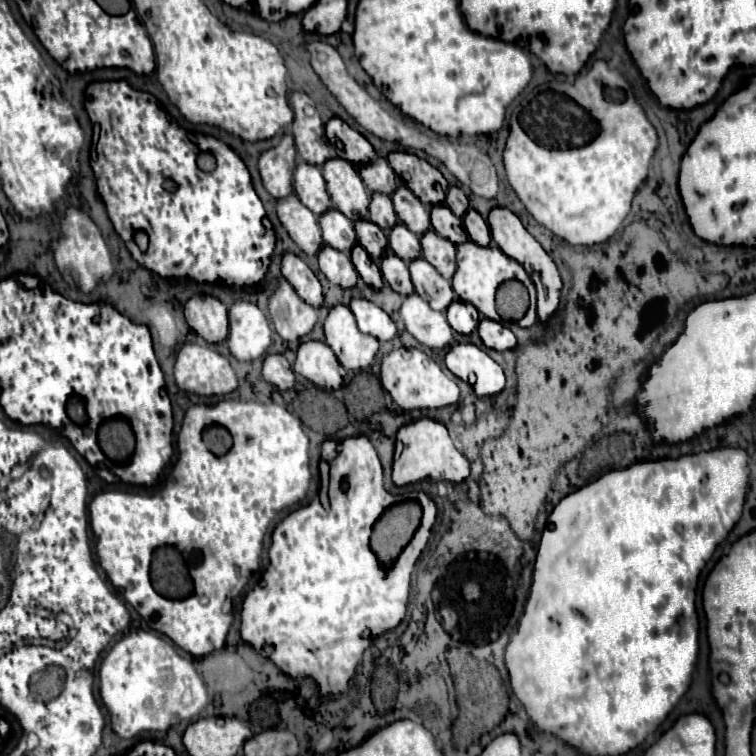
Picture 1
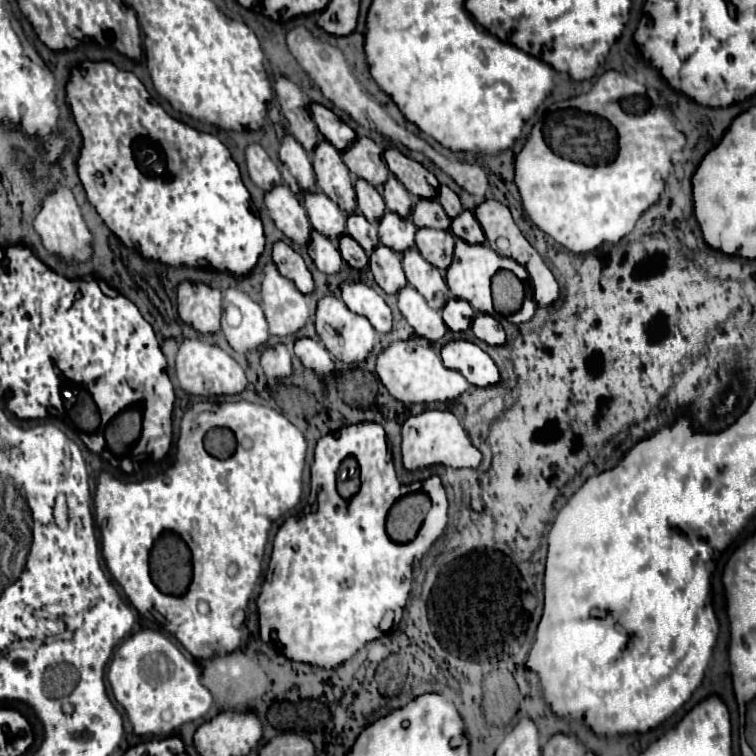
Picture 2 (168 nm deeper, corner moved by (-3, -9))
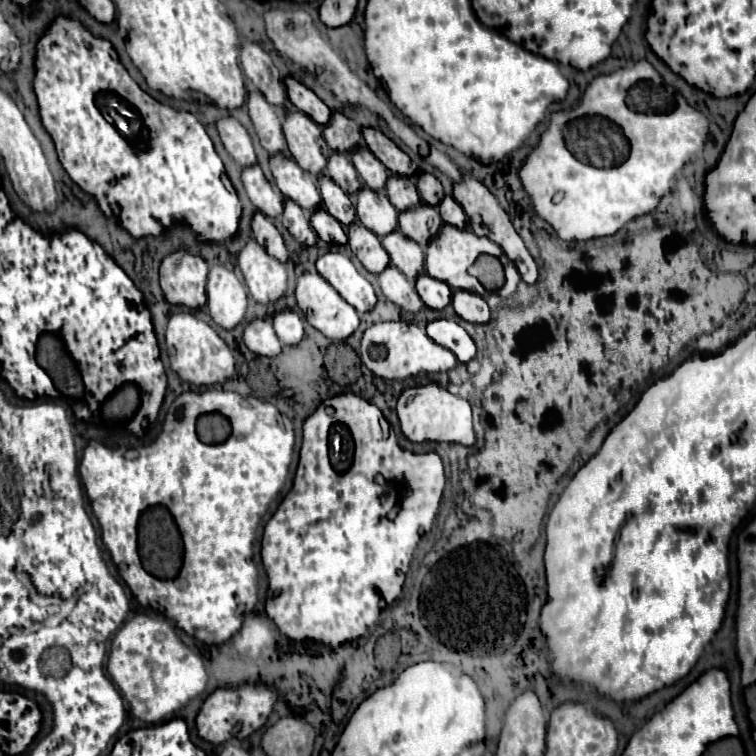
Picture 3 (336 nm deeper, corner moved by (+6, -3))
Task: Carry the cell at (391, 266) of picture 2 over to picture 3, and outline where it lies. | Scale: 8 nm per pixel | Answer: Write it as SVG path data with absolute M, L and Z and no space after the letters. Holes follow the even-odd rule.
M351 223L347 227L347 245L357 255L357 259L365 265L371 273L381 273L389 265L389 255L381 245L381 239L369 231L367 227L361 227L361 223Z

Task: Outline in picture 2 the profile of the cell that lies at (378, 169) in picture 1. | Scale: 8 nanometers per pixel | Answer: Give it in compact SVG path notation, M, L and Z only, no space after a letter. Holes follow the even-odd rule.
M360 137L356 139L344 153L342 159L350 169L350 175L356 179L370 181L374 187L382 187L388 181L388 167L384 163L382 147L376 145L372 139Z

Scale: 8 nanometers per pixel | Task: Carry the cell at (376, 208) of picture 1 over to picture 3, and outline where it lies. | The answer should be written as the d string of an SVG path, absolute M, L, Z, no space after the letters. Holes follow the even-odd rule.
M331 151L327 157L327 175L341 185L343 191L347 191L351 197L355 197L359 193L359 177L355 167L349 161L347 153L341 151Z

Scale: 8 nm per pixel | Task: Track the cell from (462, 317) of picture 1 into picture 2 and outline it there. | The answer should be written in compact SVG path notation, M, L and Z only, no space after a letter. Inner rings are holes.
M450 299L442 309L442 317L444 317L444 323L448 325L448 329L452 329L456 333L462 333L462 331L472 327L474 311L470 309L470 305L466 301Z

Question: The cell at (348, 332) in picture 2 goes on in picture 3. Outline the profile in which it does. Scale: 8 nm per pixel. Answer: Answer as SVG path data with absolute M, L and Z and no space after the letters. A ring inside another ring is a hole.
M303 273L297 279L297 287L295 287L295 297L297 297L297 305L301 307L301 311L305 313L307 321L319 329L325 337L333 339L333 341L343 341L349 335L355 333L355 329L359 327L359 315L355 311L355 307L351 307L319 273Z

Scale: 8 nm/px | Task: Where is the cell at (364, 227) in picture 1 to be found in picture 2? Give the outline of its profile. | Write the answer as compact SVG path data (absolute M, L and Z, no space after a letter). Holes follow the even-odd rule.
M352 213L348 215L348 235L358 241L358 245L366 251L366 255L370 255L378 245L378 227L374 223L370 223L366 217L362 217L360 213Z

